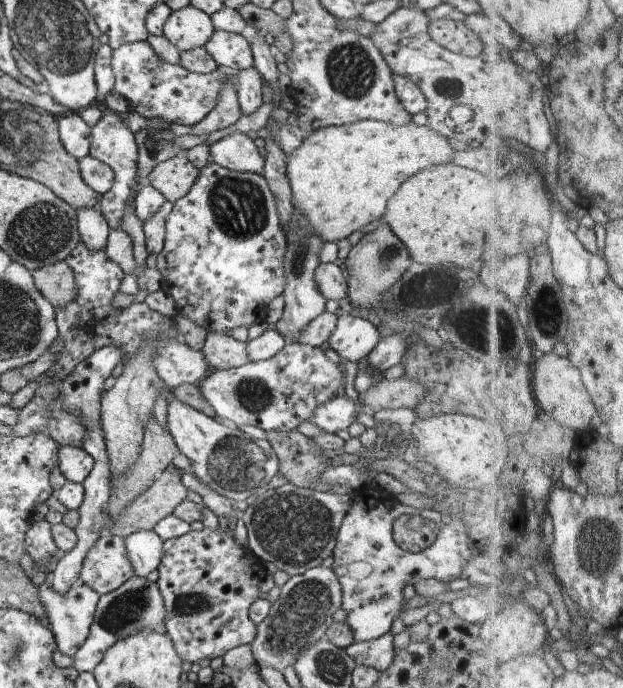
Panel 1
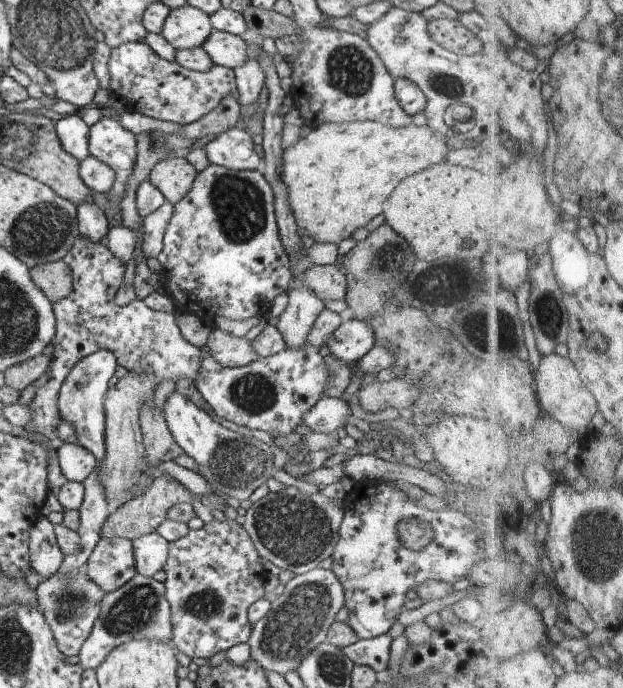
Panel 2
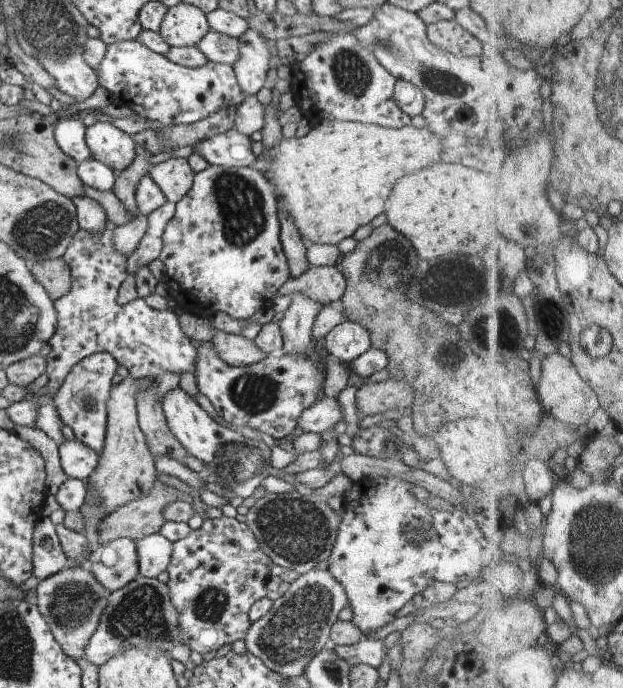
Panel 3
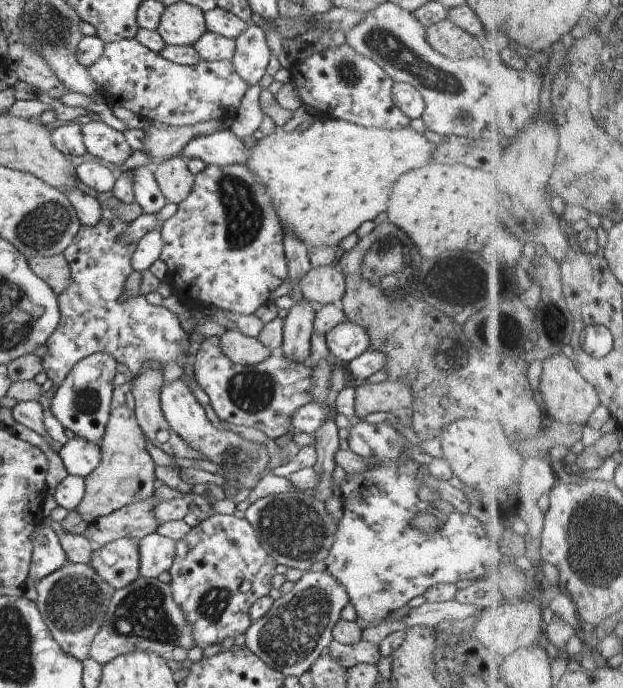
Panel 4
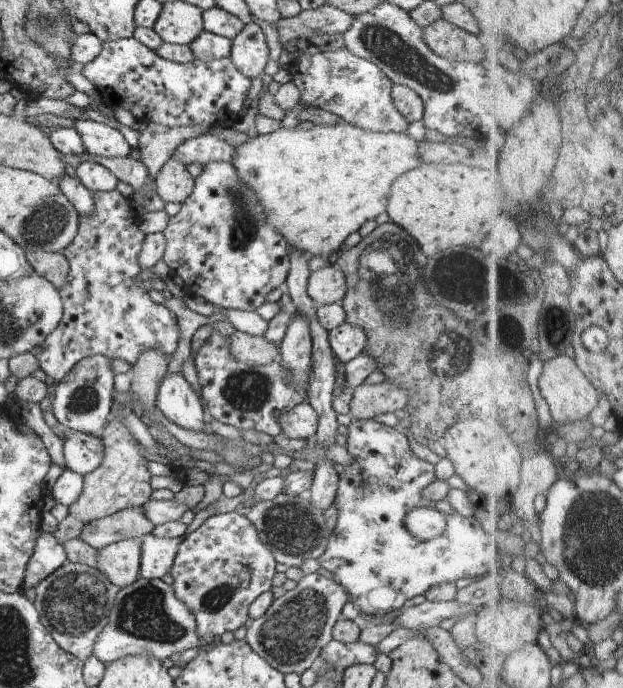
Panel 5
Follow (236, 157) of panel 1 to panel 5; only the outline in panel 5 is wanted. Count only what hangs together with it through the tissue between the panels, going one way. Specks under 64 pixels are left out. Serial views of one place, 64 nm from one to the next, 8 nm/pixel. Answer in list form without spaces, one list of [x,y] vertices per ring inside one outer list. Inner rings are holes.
[[[200,135],[182,142],[173,158],[188,164],[202,164],[203,166],[210,162],[232,162],[236,156],[236,148],[218,136]]]

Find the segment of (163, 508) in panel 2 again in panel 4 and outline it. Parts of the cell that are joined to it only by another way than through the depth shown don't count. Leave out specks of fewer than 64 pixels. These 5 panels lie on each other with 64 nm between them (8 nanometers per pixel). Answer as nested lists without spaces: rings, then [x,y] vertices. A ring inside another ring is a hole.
[[[150,496],[148,500],[135,501],[107,516],[89,520],[85,535],[95,547],[122,539],[142,539],[157,533],[160,522],[154,518],[154,506],[161,500]]]

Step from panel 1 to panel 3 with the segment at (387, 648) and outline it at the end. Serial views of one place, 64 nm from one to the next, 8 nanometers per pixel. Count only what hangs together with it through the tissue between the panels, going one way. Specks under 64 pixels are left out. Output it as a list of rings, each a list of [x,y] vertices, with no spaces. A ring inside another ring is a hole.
[[[363,637],[357,644],[352,646],[334,646],[336,654],[346,660],[350,667],[366,664],[376,670],[380,668],[387,656],[384,640]]]

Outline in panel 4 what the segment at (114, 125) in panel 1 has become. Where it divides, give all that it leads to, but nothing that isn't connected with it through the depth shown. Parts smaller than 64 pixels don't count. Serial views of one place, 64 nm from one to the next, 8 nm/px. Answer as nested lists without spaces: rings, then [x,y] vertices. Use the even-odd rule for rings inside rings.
[[[102,121],[81,124],[84,145],[93,157],[113,163],[117,168],[131,156],[133,150],[123,132],[118,132]]]

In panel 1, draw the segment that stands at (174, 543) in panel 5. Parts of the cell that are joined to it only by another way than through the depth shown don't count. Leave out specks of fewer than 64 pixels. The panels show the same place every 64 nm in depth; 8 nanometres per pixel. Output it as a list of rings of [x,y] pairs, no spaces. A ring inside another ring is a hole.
[[[155,531],[134,532],[124,538],[124,546],[135,575],[146,577],[158,569],[162,561],[163,541]]]

